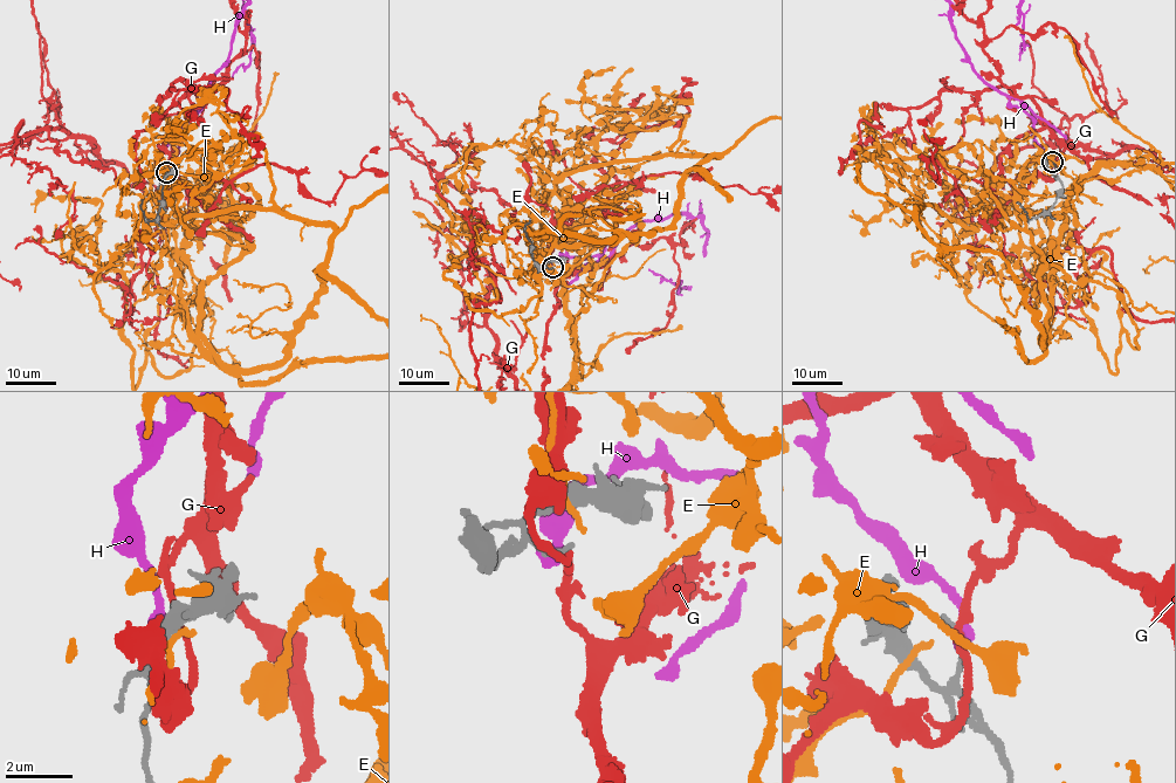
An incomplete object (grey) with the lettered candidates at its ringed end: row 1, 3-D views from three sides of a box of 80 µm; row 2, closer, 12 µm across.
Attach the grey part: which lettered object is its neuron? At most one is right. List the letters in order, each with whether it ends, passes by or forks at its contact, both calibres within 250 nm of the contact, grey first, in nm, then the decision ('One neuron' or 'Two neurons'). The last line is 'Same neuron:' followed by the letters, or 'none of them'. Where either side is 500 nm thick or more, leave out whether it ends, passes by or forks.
E: It ends there. Thickness 420 nm (grey) against 240 nm. Two neurons
G: It passes by. Thickness 240 nm (grey) against 200 nm. Two neurons
H: It ends there. Thickness 240 nm (grey) against 440 nm. Two neurons
Same neuron: none of them

